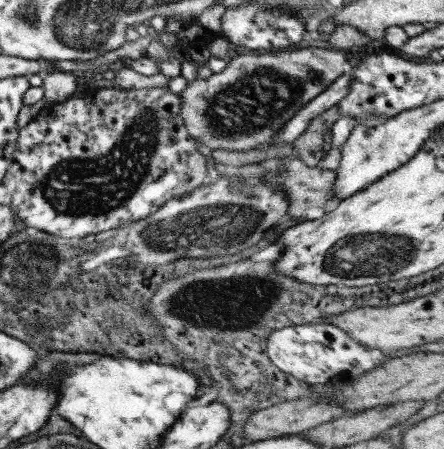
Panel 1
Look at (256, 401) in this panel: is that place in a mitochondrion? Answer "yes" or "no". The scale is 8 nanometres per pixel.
no

